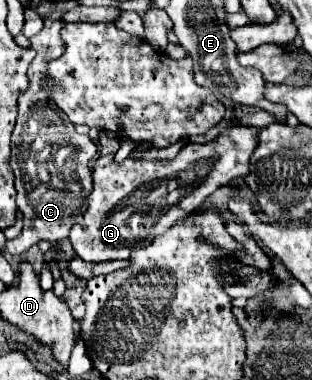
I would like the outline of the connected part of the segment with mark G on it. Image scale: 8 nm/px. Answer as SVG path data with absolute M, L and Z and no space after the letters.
M231 124L221 128L219 136L207 144L187 144L181 152L169 162L149 162L149 160L123 160L121 164L109 164L93 170L93 192L89 194L89 208L83 216L83 222L77 228L71 228L69 240L79 258L87 262L109 262L109 260L129 260L131 248L147 246L155 236L167 232L177 220L187 218L193 210L201 208L209 194L221 184L229 184L233 178L243 178L249 172L251 152L259 146L259 128Z

